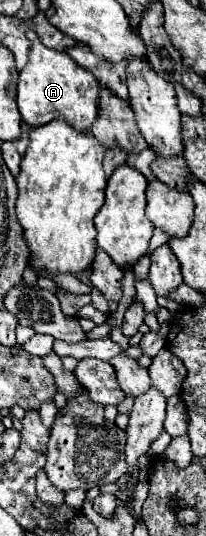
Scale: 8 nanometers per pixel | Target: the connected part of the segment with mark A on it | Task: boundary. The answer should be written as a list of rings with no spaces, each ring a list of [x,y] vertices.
[[[28,30],[26,38],[30,40],[30,54],[26,66],[18,72],[18,108],[24,122],[34,128],[62,116],[76,130],[88,130],[98,116],[98,80],[66,52],[46,48],[34,30]]]

